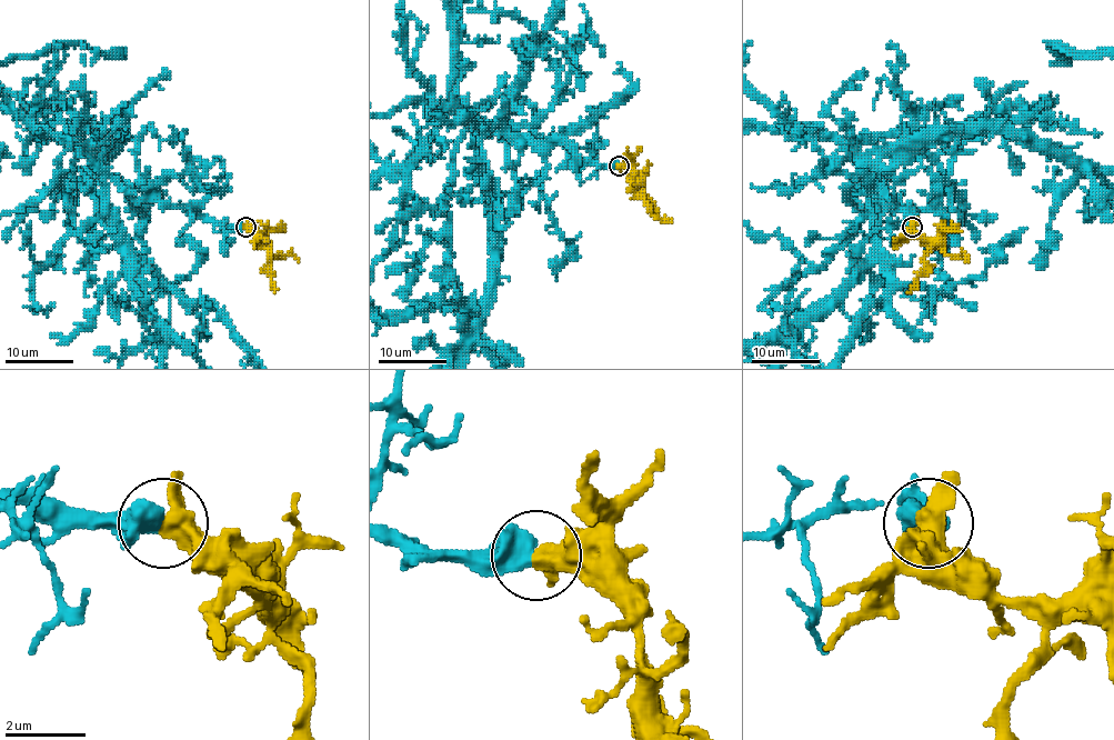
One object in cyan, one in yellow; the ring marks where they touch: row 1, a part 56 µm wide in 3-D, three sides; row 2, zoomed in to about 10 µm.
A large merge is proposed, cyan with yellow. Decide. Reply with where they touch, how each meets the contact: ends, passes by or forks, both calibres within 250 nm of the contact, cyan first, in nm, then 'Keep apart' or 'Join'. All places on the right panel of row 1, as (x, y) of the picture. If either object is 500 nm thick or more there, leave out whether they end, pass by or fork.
Place: (912, 227). Thickness 650 nm (cyan) against 460 nm. Join

